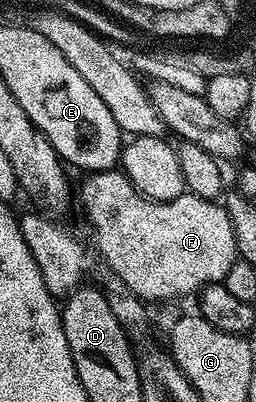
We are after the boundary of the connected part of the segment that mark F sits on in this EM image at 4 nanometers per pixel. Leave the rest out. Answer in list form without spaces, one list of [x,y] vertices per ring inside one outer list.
[[[116,168],[105,169],[101,173],[89,173],[86,181],[81,185],[81,205],[85,208],[85,217],[89,220],[89,225],[93,228],[93,237],[97,240],[97,249],[101,252],[103,260],[109,264],[109,269],[114,273],[116,280],[120,284],[126,285],[135,296],[141,298],[146,303],[152,301],[173,301],[176,297],[185,297],[188,293],[196,294],[205,288],[206,285],[215,285],[224,282],[227,271],[239,259],[237,248],[235,247],[235,231],[231,231],[231,219],[227,215],[224,204],[220,200],[208,201],[199,195],[188,191],[176,197],[173,201],[153,201],[150,197],[145,197],[142,193],[137,192],[137,188],[129,182],[124,172]]]

